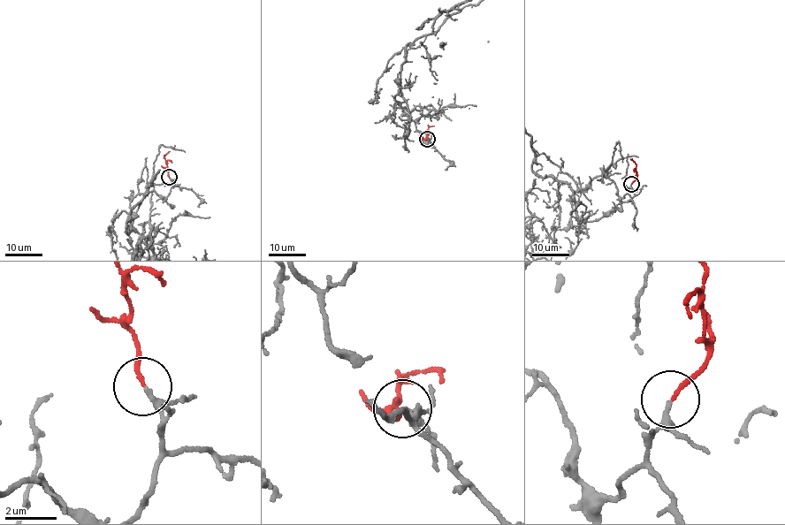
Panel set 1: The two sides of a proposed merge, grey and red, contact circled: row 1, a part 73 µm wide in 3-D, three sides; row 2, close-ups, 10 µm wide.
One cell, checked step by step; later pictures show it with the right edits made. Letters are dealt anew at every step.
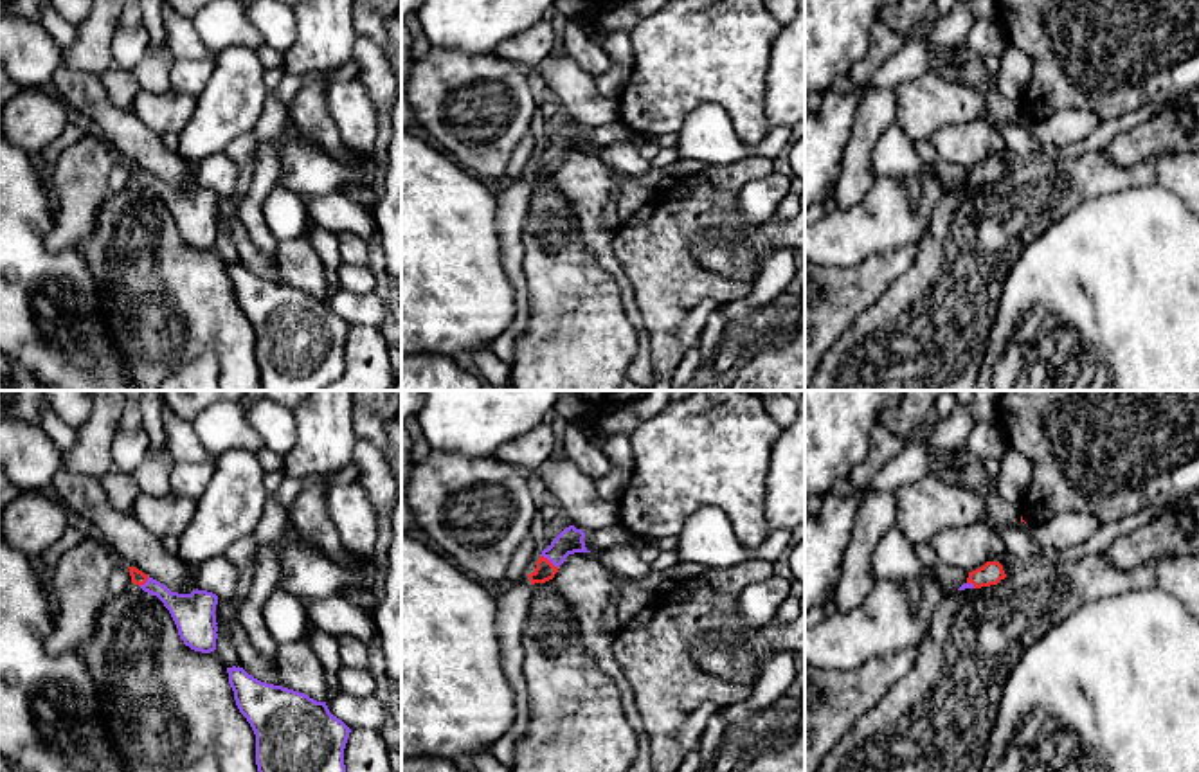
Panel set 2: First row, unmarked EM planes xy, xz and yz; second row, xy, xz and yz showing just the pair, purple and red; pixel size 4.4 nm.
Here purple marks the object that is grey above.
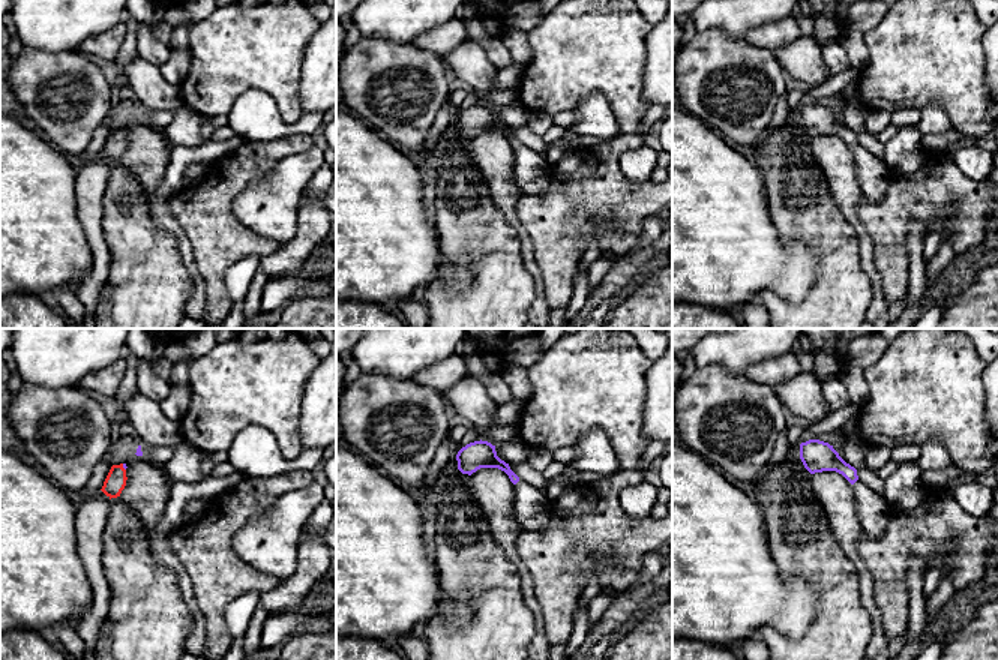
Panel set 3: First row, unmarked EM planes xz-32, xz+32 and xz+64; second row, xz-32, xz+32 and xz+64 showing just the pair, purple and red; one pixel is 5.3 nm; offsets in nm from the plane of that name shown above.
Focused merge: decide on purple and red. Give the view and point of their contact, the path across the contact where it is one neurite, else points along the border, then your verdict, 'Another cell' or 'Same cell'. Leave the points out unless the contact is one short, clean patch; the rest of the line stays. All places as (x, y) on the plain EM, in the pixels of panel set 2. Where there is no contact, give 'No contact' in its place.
Touches purple at xz (549, 157). Path across: xz (569, 137), (549, 157), (544, 168). Same cell

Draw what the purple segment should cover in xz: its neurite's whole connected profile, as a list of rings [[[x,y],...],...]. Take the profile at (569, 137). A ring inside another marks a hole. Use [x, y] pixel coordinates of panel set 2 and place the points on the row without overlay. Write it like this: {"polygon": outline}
{"polygon": [[[574,122],[565,124],[547,146],[542,148],[536,166],[527,171],[531,182],[545,180],[554,175],[558,164],[565,158],[569,151],[574,149],[590,149],[585,144],[585,130]]]}

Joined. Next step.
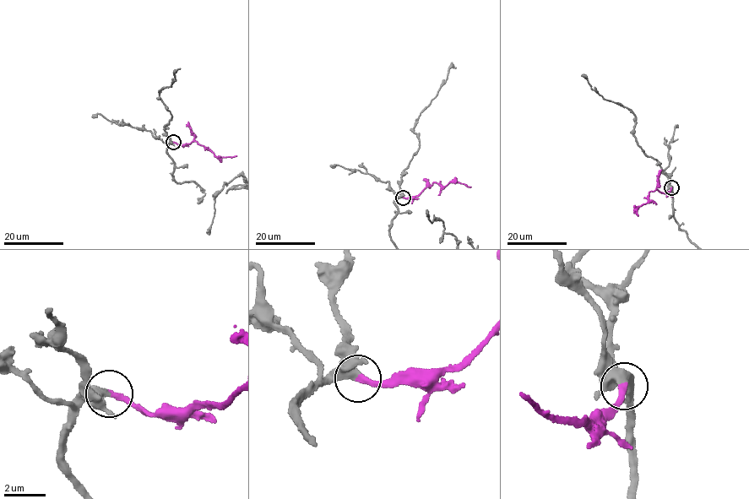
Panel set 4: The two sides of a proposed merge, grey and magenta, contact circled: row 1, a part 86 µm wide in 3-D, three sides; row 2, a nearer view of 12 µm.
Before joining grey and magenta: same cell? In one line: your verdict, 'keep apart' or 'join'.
join

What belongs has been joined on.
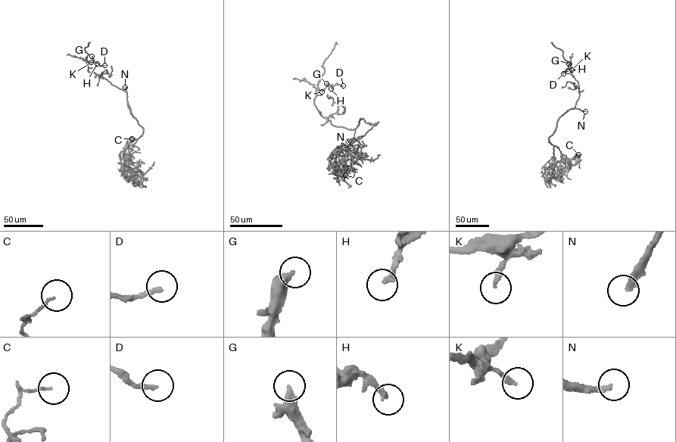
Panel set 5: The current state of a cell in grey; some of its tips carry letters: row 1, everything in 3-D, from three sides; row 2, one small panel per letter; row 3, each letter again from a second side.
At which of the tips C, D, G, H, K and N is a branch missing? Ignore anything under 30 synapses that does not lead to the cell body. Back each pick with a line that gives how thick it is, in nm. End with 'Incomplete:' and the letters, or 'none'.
N: 260 nm
Incomplete: N

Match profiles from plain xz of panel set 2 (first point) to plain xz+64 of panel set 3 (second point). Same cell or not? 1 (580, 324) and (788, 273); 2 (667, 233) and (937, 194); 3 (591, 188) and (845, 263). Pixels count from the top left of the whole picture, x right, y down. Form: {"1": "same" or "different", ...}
{"1": "different", "2": "same", "3": "different"}

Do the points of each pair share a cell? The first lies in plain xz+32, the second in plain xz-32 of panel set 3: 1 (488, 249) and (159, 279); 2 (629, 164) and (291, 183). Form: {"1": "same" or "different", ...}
{"1": "same", "2": "same"}

